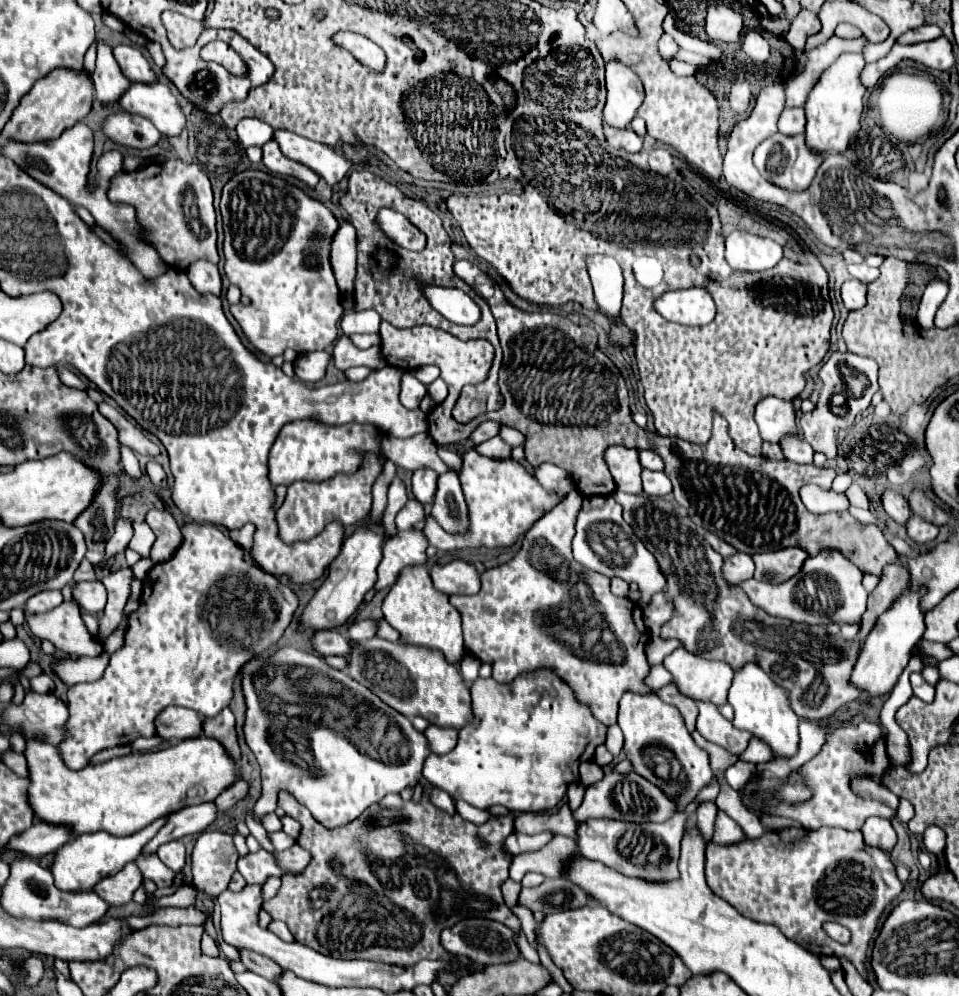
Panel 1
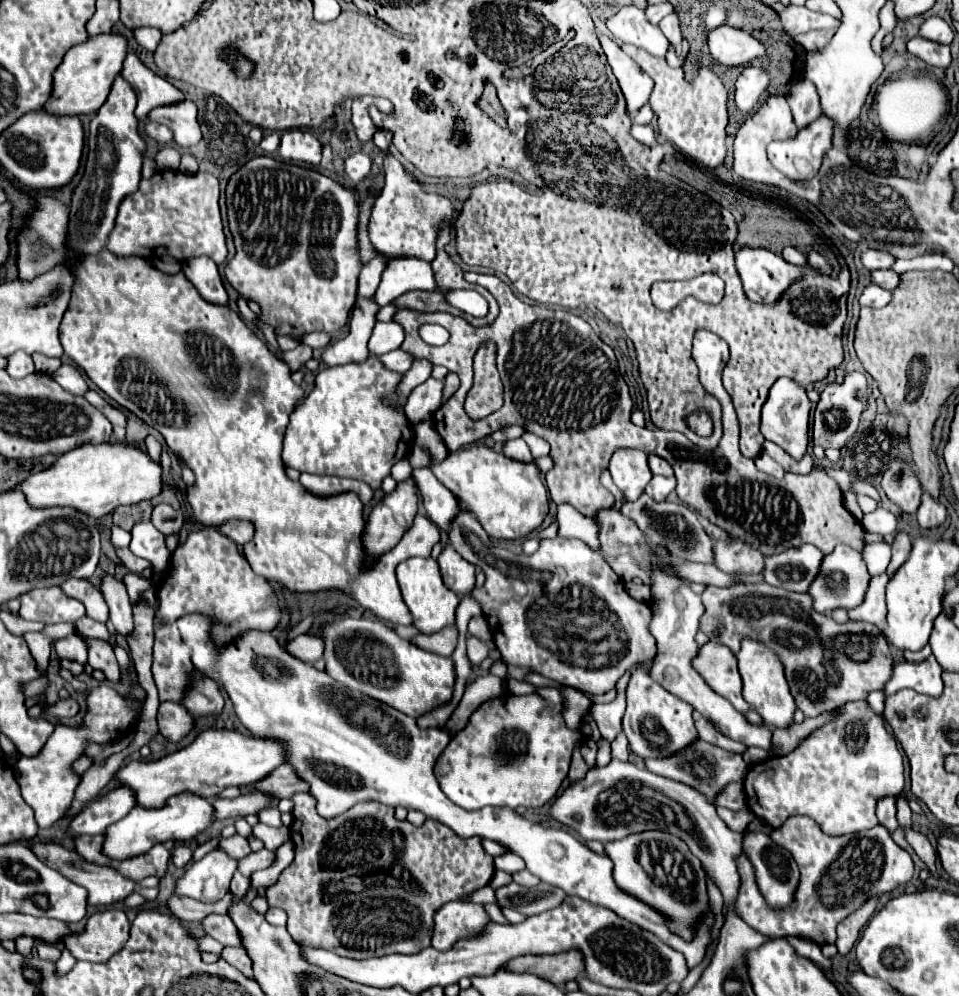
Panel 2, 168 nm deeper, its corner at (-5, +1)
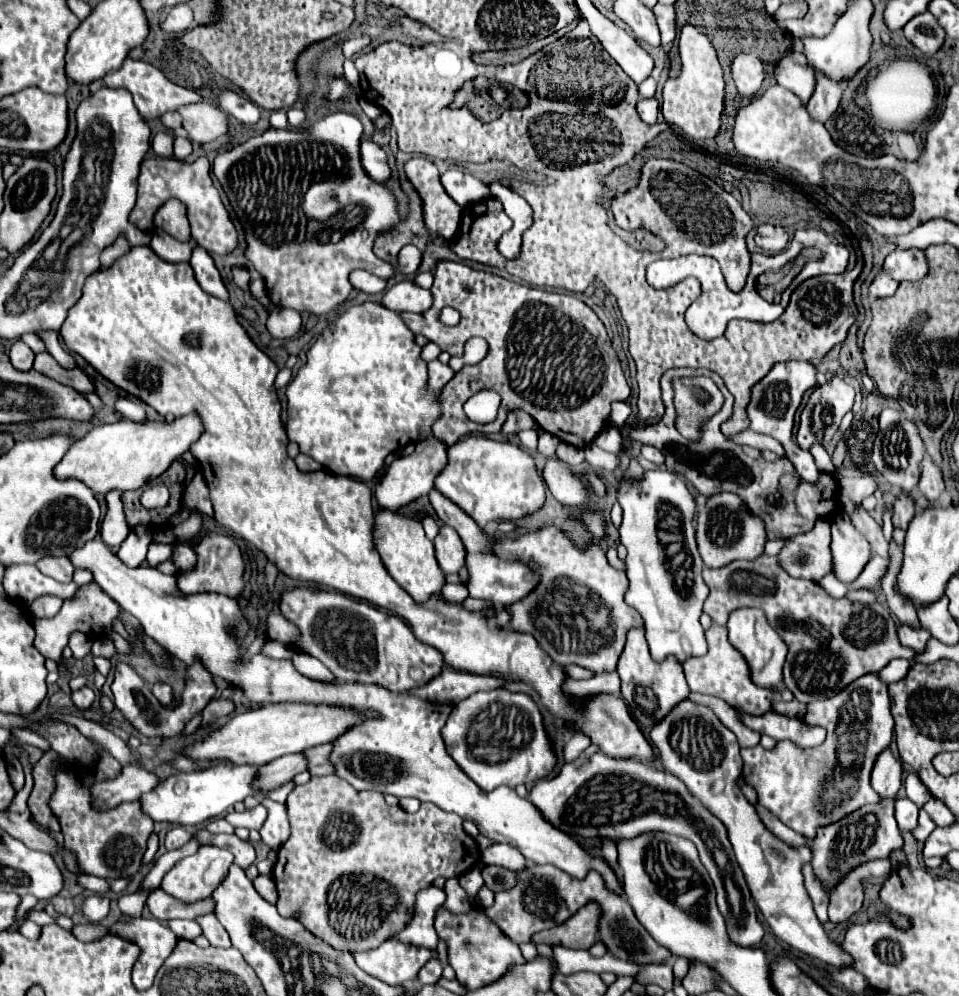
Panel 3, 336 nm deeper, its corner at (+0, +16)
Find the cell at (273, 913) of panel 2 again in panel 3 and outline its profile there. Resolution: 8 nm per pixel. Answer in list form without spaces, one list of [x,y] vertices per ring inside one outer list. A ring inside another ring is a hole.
[[[258,876],[254,880],[254,888],[258,890],[258,894],[262,894],[262,898],[266,898],[270,904],[276,904],[276,884],[272,880],[272,876]]]

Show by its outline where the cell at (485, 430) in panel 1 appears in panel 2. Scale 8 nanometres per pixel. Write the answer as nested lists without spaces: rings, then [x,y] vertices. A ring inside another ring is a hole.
[[[507,425],[507,427],[499,429],[499,431],[495,431],[493,433],[493,439],[499,441],[499,443],[505,443],[505,441],[511,441],[511,439],[521,437],[523,433],[525,433],[525,429],[521,425]]]

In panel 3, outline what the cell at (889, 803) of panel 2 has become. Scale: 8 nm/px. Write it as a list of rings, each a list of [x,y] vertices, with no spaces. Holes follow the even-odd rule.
[[[884,750],[872,770],[872,788],[880,798],[896,798],[902,786],[902,762],[892,756],[892,750]]]

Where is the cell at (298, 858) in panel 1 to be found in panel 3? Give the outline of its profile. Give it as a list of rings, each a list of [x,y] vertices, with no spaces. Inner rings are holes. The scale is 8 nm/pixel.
[[[198,830],[196,832],[198,840],[202,844],[212,844],[212,846],[218,846],[218,848],[226,848],[234,854],[234,862],[240,866],[248,866],[248,864],[254,864],[256,860],[256,852],[254,852],[254,846],[252,842],[248,840],[240,840],[238,836],[234,834],[210,834],[206,830]]]

